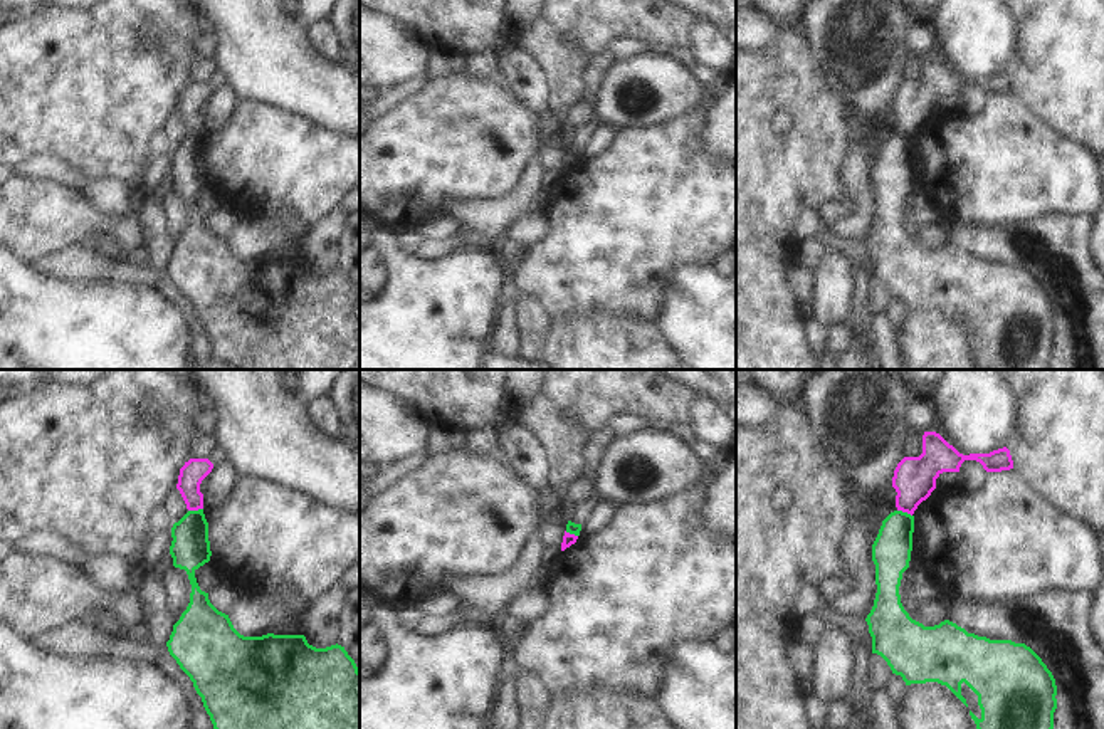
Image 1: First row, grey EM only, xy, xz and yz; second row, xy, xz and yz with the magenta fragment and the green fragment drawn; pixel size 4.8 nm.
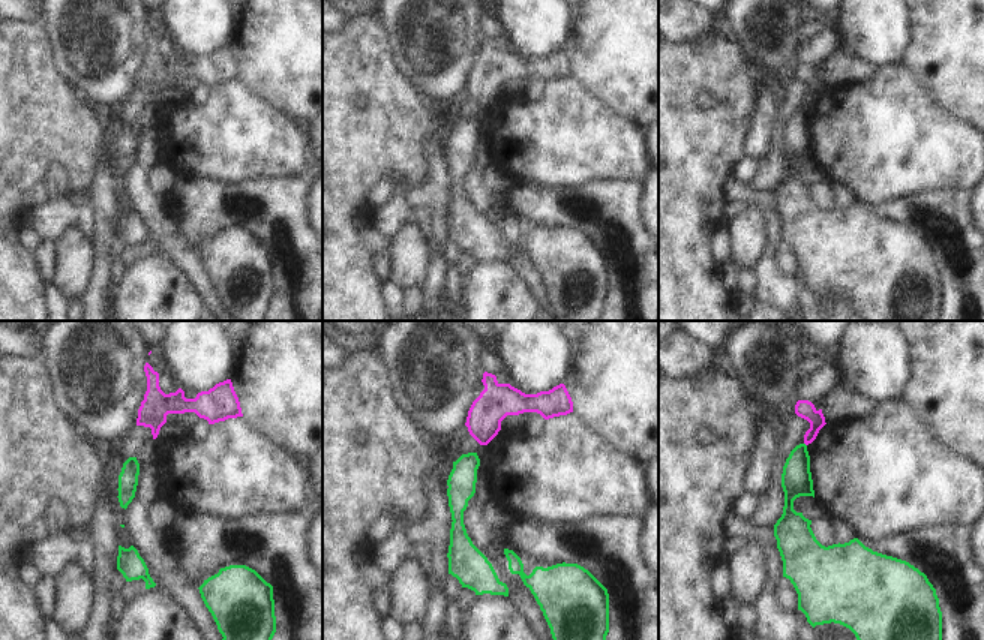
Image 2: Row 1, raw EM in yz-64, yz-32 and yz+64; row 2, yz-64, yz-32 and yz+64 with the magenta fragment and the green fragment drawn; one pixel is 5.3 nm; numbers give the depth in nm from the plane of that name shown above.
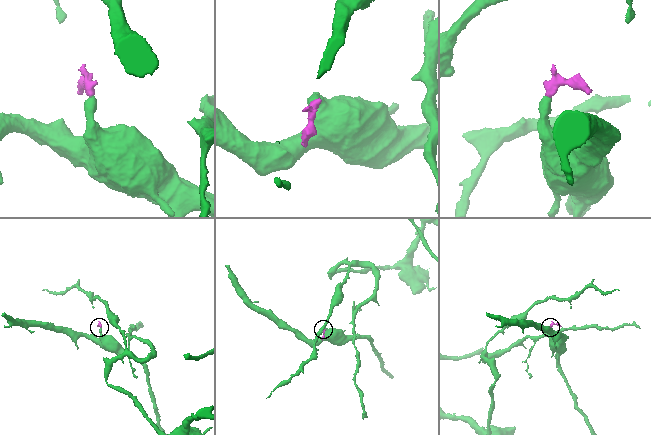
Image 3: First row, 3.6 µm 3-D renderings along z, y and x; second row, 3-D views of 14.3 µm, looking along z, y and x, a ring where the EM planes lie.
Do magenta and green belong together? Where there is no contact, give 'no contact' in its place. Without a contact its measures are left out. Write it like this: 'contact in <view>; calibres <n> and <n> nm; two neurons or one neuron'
contact in xy; calibres 120 and 190 nm; two neurons

